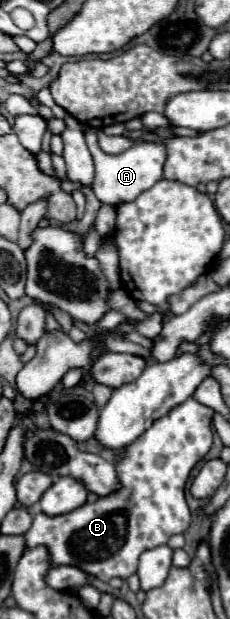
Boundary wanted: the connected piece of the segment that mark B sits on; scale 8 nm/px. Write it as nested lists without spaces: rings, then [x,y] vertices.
[[[194,398],[170,410],[118,456],[116,472],[122,482],[118,492],[68,514],[36,514],[32,528],[26,532],[26,546],[44,544],[52,554],[52,566],[80,566],[102,582],[114,576],[126,580],[136,574],[142,552],[166,544],[172,534],[182,534],[190,526],[184,486],[194,464],[212,446],[212,416],[214,410]]]

